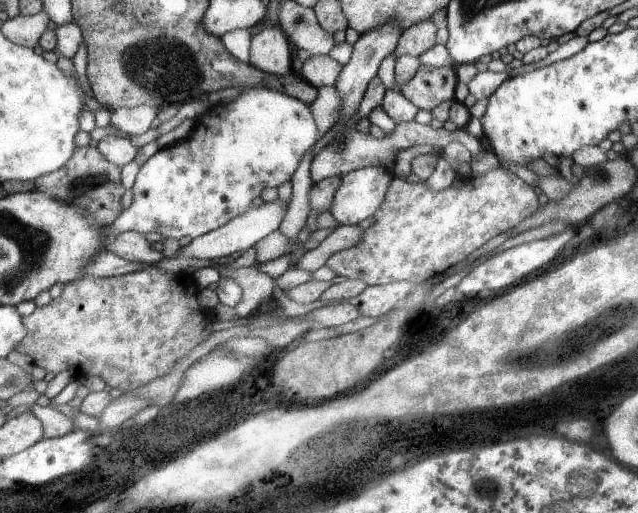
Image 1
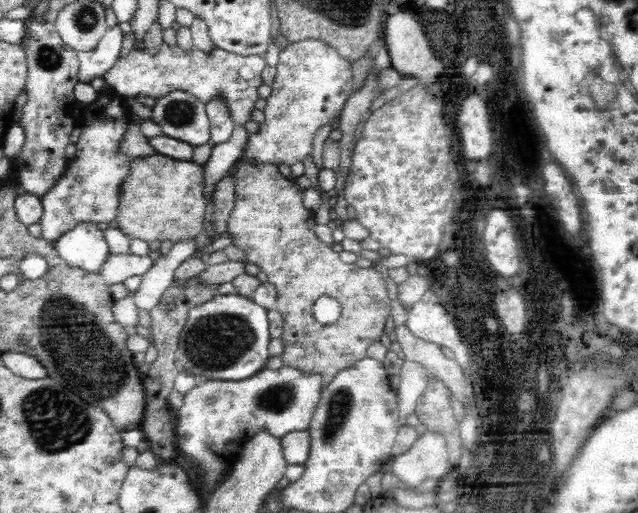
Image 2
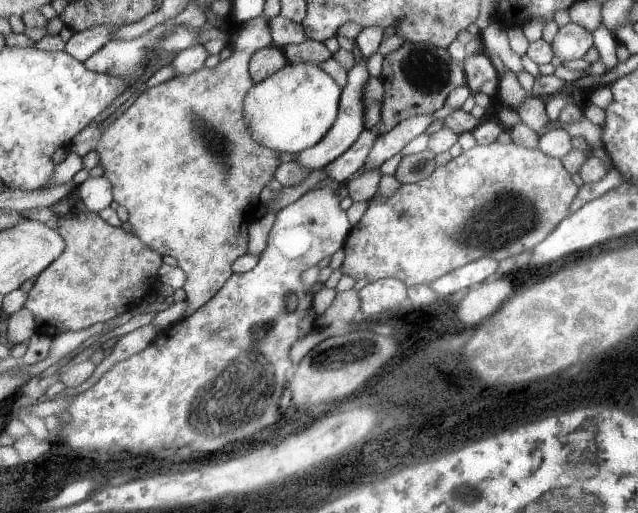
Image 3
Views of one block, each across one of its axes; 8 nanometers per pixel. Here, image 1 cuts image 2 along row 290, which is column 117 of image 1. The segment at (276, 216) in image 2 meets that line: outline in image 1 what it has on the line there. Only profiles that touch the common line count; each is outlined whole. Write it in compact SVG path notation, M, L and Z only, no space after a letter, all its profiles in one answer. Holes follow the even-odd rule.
M149 266L143 271L136 271L135 273L128 273L117 277L102 278L86 275L81 279L76 279L68 283L60 296L52 299L46 306L36 307L32 314L24 317L25 327L28 332L25 338L13 350L31 356L35 364L40 366L40 368L44 368L47 373L57 375L59 372L70 372L77 379L86 376L100 376L108 386L119 388L124 393L131 392L144 384L148 384L150 380L160 378L160 376L169 373L180 358L184 358L192 348L198 346L200 342L204 342L213 333L207 329L207 326L210 326L210 323L214 322L215 318L212 310L202 307L198 303L196 298L199 291L200 288L196 286L191 273L187 273L186 271L173 272L167 271L166 269L162 270L156 266Z

